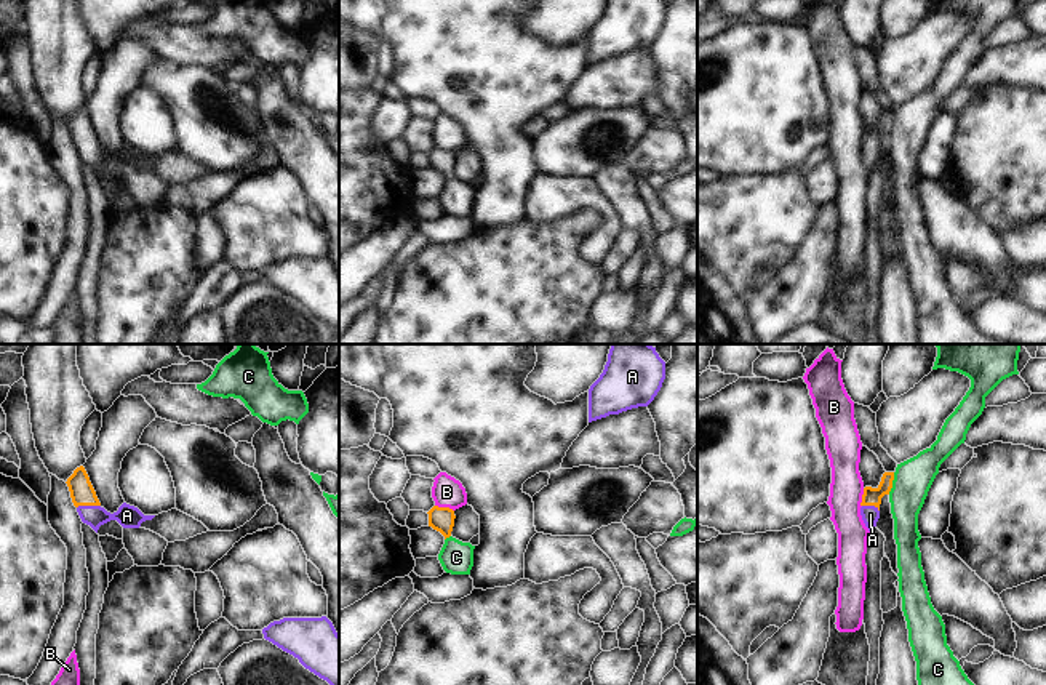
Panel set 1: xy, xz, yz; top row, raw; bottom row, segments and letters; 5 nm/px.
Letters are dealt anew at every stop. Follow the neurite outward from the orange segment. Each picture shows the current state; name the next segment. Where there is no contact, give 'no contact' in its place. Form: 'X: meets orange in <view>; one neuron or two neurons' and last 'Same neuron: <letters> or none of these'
A: meets orange in xy; one neuron
B: meets orange in xz; two neurons
C: meets orange in yz; two neurons
Same neuron: A

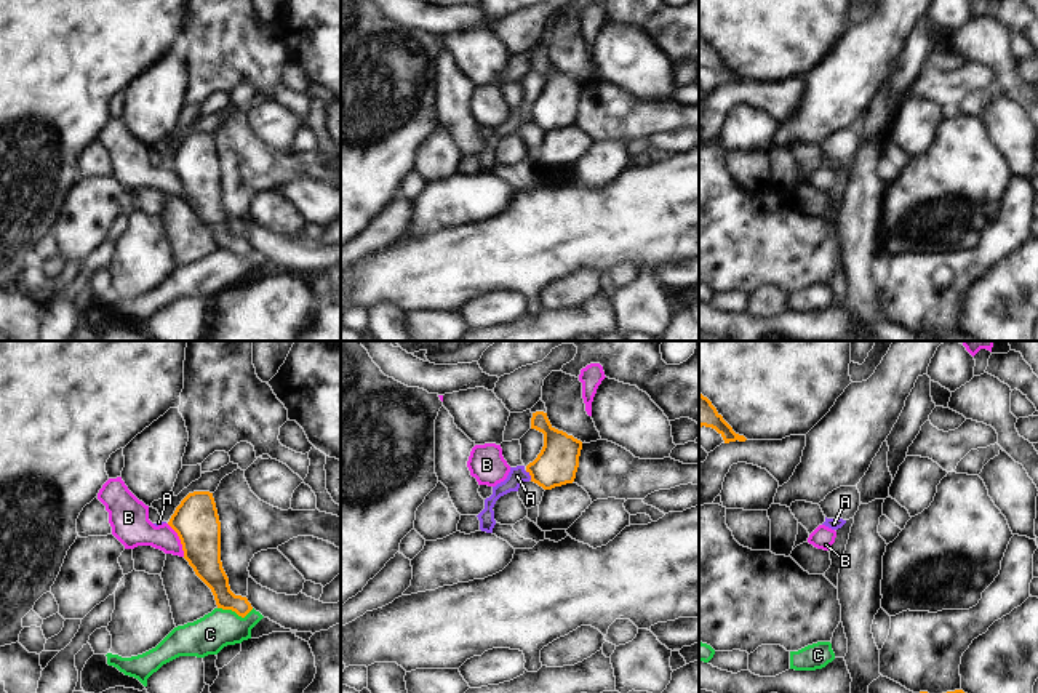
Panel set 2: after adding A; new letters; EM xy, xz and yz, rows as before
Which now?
A: meets orange in xz; two neurons
B: meets orange in xy; two neurons
C: meets orange in xy; two neurons
Same neuron: none of these

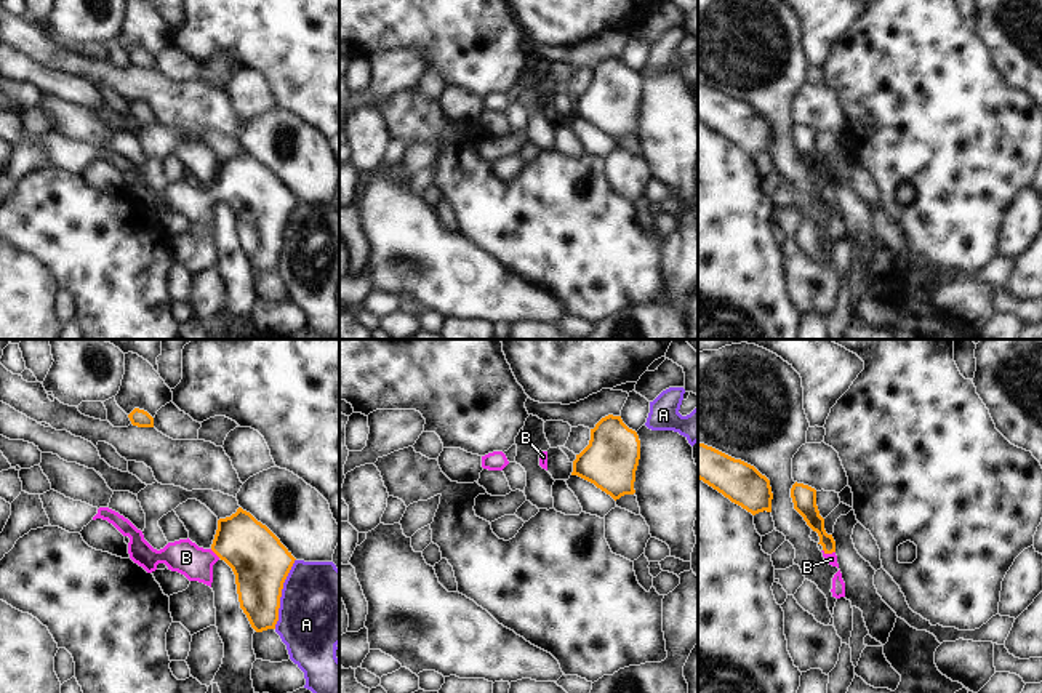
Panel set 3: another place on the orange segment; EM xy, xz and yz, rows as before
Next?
A: meets orange in xy; two neurons
B: meets orange in yz; one neuron
Same neuron: B

